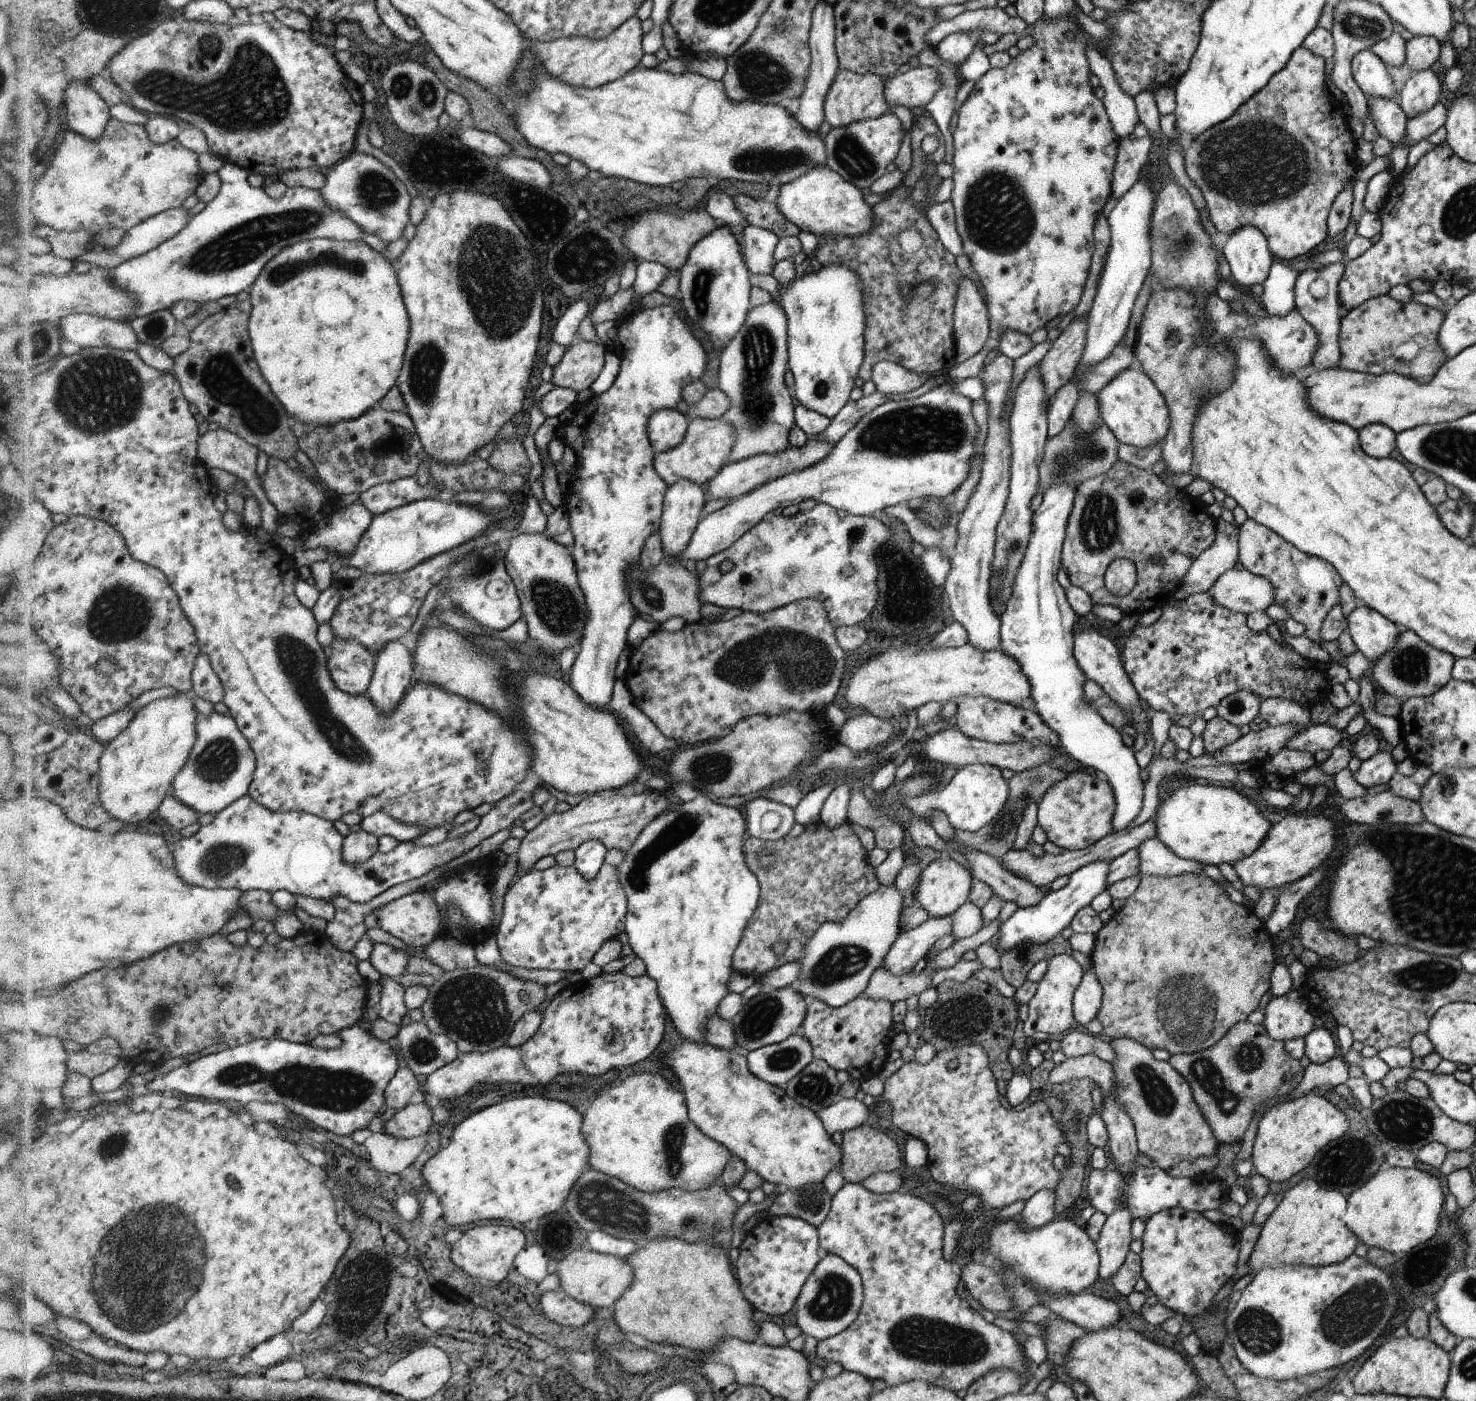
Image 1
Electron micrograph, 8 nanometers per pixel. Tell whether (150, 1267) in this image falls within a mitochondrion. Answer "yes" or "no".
yes

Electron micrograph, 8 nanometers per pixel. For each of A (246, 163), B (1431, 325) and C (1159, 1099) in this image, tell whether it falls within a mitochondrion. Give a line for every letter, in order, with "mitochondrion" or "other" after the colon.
A: other
B: other
C: mitochondrion

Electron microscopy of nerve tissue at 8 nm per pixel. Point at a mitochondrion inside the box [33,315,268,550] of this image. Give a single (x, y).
(98, 393)

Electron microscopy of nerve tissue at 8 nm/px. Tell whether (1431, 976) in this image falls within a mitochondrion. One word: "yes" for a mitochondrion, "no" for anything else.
yes

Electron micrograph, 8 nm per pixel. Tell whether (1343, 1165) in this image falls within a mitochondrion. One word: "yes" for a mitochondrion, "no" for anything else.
yes

